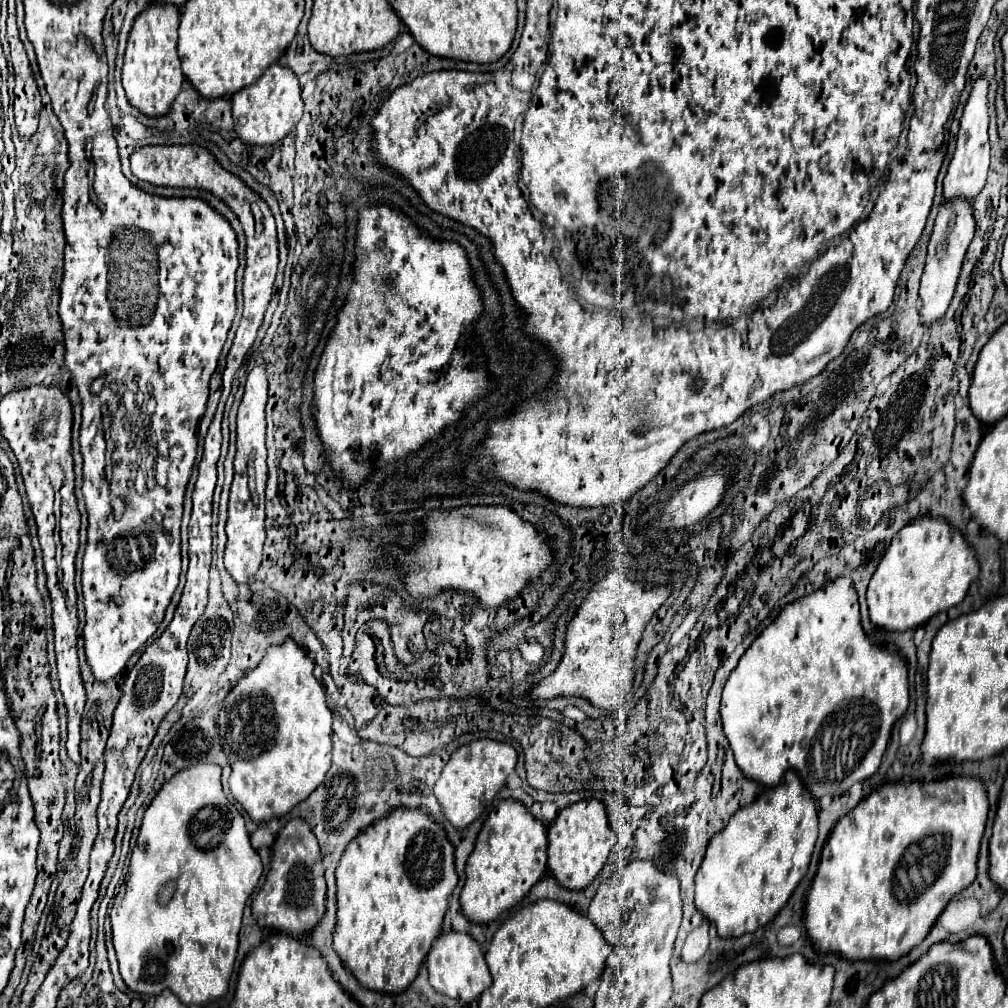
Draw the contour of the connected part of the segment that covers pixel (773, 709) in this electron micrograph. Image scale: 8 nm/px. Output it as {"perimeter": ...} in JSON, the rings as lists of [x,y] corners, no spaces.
{"perimeter":[[[840,577],[788,603],[754,639],[724,683],[720,721],[734,761],[748,779],[776,787],[792,767],[808,791],[820,799],[824,795],[844,795],[850,785],[878,771],[892,727],[906,713],[908,703],[908,667],[904,659],[898,651],[888,651],[870,641],[860,625],[854,585],[848,577]]]}

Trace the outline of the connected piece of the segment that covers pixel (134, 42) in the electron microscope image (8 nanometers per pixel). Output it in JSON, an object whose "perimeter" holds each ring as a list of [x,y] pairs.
{"perimeter":[[[156,1],[148,3],[146,9],[136,17],[132,31],[128,35],[128,47],[124,53],[122,85],[132,107],[140,109],[144,115],[164,115],[170,103],[176,99],[184,73],[180,69],[180,57],[176,53],[178,39],[178,7],[160,7]]]}

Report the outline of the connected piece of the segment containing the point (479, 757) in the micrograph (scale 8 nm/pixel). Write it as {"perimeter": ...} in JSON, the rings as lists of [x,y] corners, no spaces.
{"perimeter":[[[478,739],[458,747],[448,763],[442,769],[440,779],[434,785],[434,795],[442,805],[448,821],[458,829],[466,829],[476,817],[480,817],[494,801],[496,793],[506,785],[506,777],[516,767],[516,751],[514,747],[494,741],[494,739]]]}

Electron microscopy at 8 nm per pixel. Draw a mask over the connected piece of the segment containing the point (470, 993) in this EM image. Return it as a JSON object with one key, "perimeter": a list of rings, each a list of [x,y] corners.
{"perimeter":[[[450,931],[450,933],[442,933],[440,937],[436,937],[436,941],[432,943],[432,949],[426,957],[426,967],[430,973],[430,985],[436,991],[440,991],[448,997],[454,997],[462,1003],[470,1003],[470,1001],[478,999],[482,995],[482,991],[492,985],[492,977],[490,977],[486,961],[484,961],[484,953],[482,953],[480,945],[468,933]]]}

